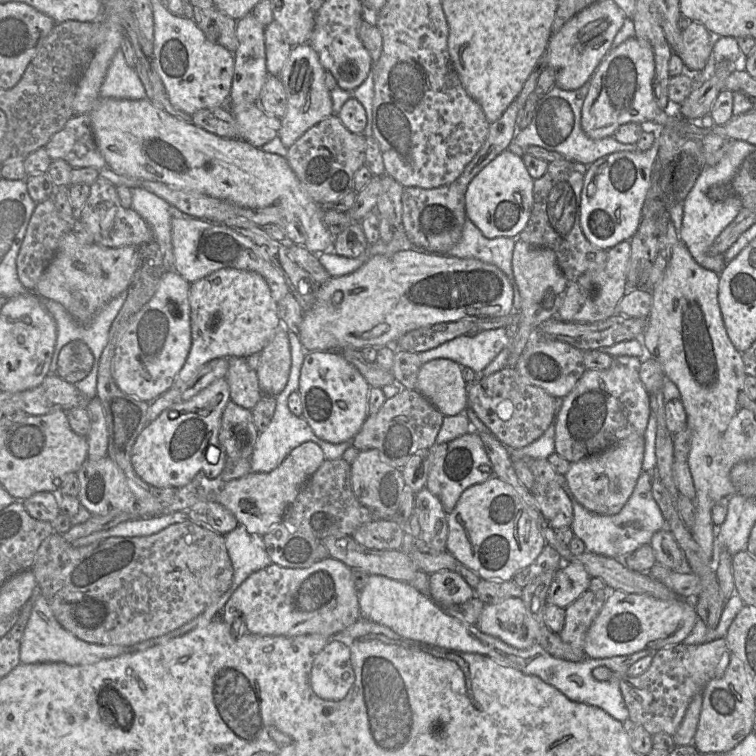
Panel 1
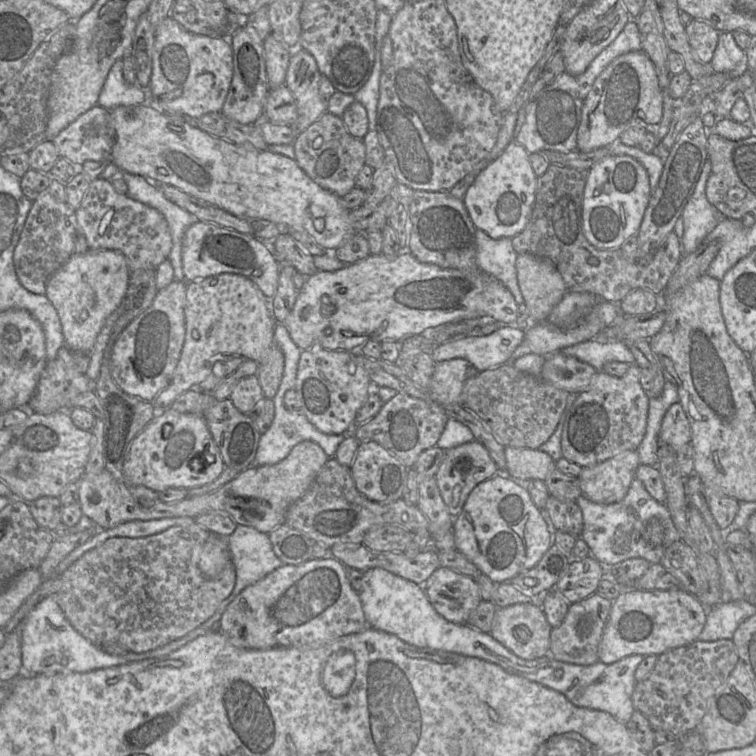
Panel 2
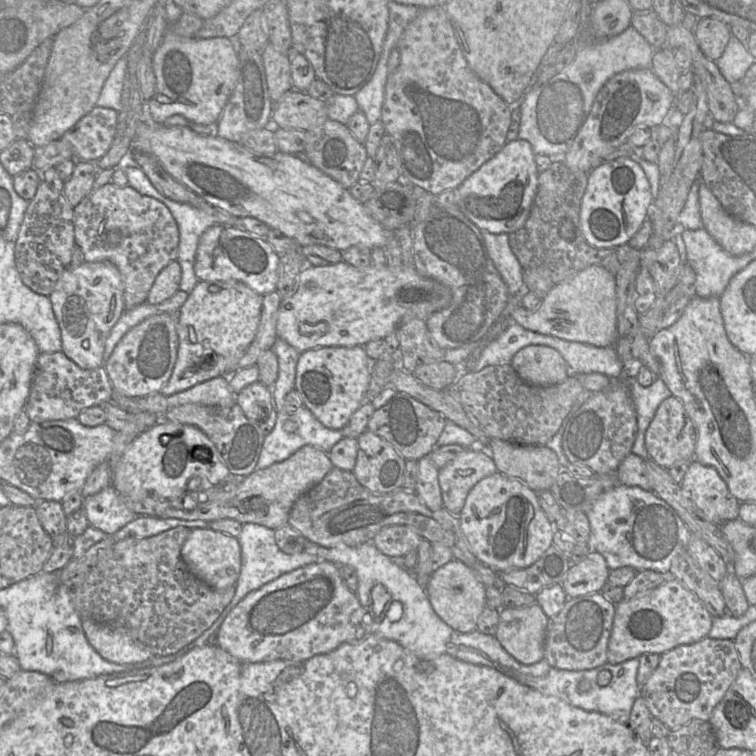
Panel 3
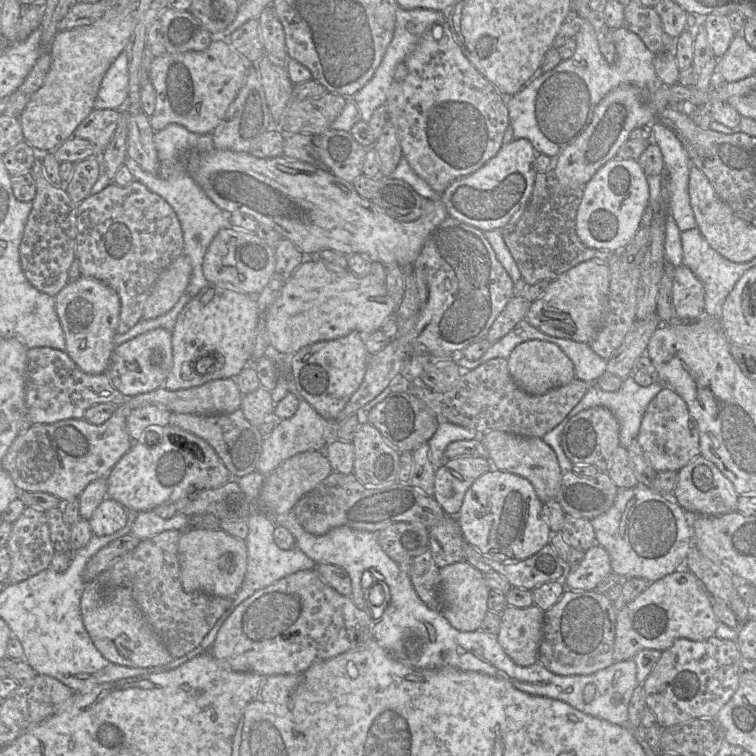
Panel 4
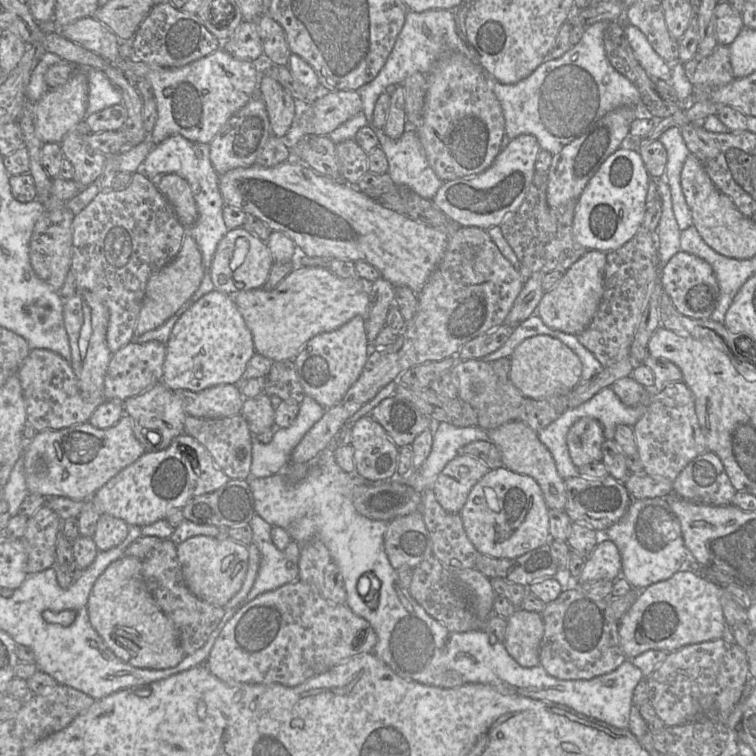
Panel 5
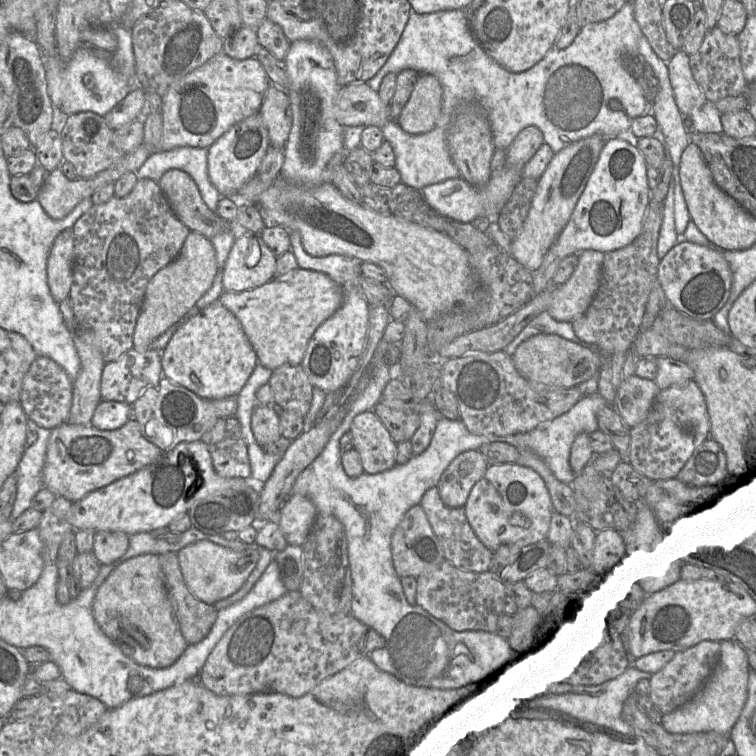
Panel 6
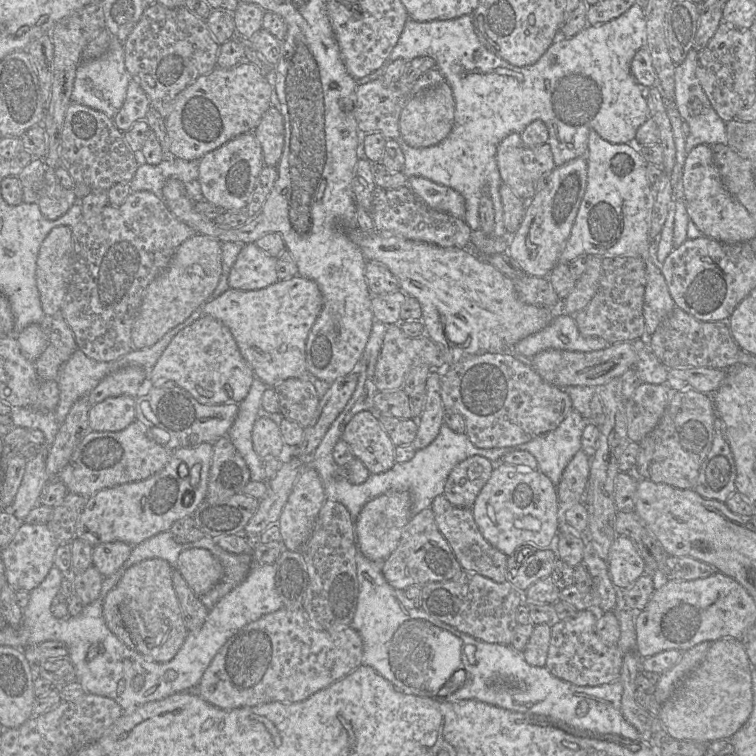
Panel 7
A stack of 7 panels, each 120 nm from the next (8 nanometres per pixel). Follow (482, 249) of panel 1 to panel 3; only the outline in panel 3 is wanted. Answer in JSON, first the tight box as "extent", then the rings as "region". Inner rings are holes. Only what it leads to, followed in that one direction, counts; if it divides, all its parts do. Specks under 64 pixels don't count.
{"extent":[480,230,528,295],"region":[[[487,230],[480,231],[489,257],[506,284],[509,295],[528,291],[523,282],[523,269],[510,248],[508,234],[493,234]]]}

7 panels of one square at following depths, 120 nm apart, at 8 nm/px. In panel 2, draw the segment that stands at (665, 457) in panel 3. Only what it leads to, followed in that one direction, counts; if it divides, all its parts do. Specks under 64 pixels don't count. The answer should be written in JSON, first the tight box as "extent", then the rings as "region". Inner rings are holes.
{"extent":[659,402,691,451],"region":[[[679,402],[673,403],[662,418],[659,445],[666,444],[678,451],[690,441],[691,428],[687,416]]]}

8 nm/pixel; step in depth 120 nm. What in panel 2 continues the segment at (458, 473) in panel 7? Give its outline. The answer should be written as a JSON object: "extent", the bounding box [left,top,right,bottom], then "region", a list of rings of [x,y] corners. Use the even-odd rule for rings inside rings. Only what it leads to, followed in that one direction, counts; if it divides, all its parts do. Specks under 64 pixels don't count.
{"extent":[434,440,498,518],"region":[[[473,440],[445,450],[445,456],[434,477],[448,513],[455,518],[461,512],[472,489],[498,472],[488,451],[478,441]]]}

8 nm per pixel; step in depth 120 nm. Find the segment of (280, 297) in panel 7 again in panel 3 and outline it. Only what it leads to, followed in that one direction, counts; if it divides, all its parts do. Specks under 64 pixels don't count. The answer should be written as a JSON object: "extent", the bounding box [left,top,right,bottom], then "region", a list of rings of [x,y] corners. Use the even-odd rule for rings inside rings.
{"extent":[277,260,452,353],"region":[[[343,260],[326,266],[305,265],[297,277],[296,292],[281,300],[277,336],[300,353],[322,347],[364,346],[371,340],[384,339],[396,331],[402,320],[419,318],[426,321],[432,313],[446,308],[451,299],[452,294],[448,287],[434,279],[421,276],[414,266],[388,267],[371,264],[357,268]],[[319,322],[326,323],[327,331],[323,334],[309,332]]]}

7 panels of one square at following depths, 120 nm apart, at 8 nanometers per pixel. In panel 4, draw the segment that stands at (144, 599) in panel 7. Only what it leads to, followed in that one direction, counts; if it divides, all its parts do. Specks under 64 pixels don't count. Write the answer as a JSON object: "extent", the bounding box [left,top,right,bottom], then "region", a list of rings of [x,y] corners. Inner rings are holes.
{"extent":[81,579,173,667],"region":[[[97,579],[86,584],[81,597],[81,614],[95,647],[110,662],[127,667],[155,667],[166,665],[173,660],[145,620],[128,588],[106,590],[100,586]]]}

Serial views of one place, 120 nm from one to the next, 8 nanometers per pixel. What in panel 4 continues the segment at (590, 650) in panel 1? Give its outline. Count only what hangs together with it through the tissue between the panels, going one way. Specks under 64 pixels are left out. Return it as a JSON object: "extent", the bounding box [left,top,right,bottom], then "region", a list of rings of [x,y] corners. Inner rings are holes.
{"extent":[614,571,719,662],"region":[[[675,571],[652,582],[623,609],[617,611],[614,639],[615,662],[633,659],[643,649],[664,652],[679,639],[706,640],[715,635],[719,621],[712,609],[712,597],[695,575]]]}

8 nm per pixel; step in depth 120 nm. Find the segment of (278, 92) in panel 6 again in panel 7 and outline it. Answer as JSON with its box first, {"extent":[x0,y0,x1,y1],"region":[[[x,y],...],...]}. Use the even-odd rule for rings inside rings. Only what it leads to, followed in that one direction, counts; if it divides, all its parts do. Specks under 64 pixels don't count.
{"extent":[253,106,285,167],"region":[[[271,106],[253,131],[259,141],[266,166],[277,167],[285,142],[284,118],[275,106]]]}

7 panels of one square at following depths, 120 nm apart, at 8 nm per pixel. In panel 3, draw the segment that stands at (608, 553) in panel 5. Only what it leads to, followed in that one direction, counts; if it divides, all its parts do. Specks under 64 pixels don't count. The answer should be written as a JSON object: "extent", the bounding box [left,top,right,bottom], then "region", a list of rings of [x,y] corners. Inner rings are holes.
{"extent":[561,551,609,599],"region":[[[591,551],[581,562],[569,568],[561,585],[568,599],[601,592],[609,571],[605,558]]]}

